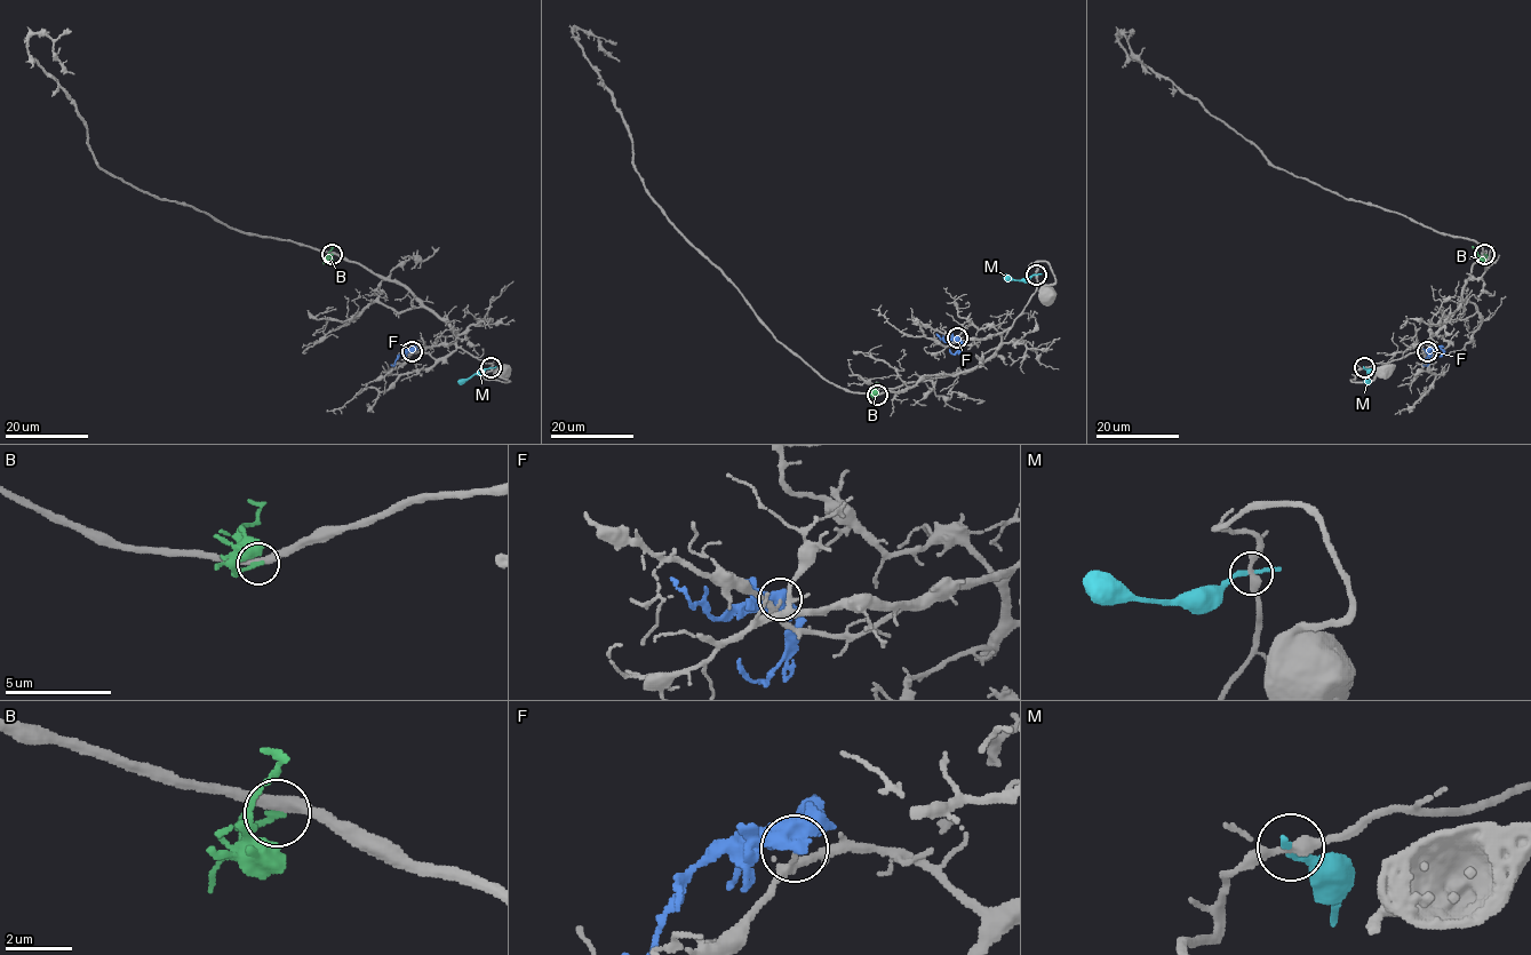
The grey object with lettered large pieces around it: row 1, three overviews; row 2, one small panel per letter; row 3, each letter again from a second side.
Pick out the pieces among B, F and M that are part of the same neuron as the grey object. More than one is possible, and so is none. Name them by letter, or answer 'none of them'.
none of them

